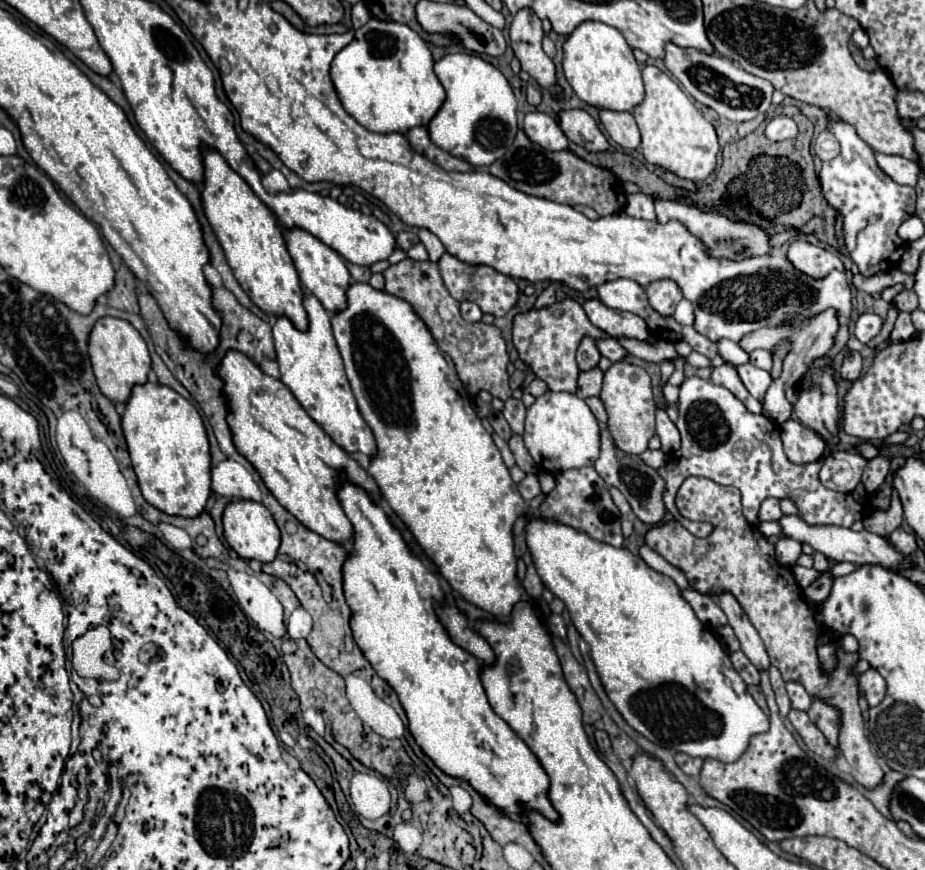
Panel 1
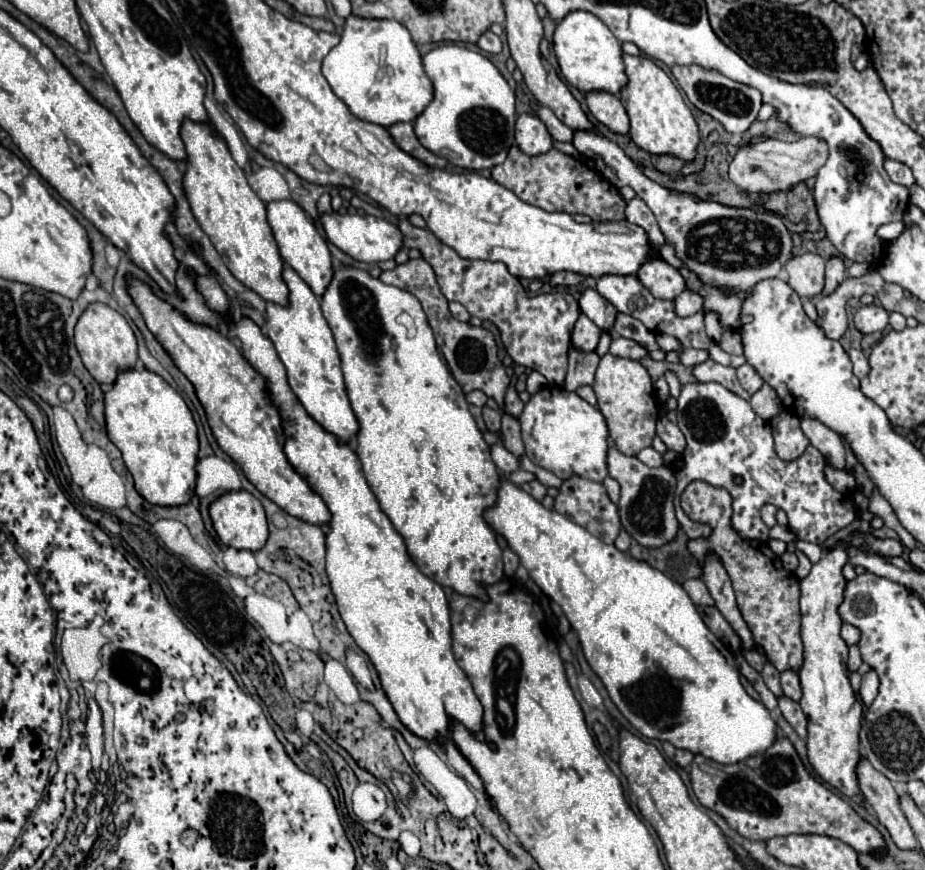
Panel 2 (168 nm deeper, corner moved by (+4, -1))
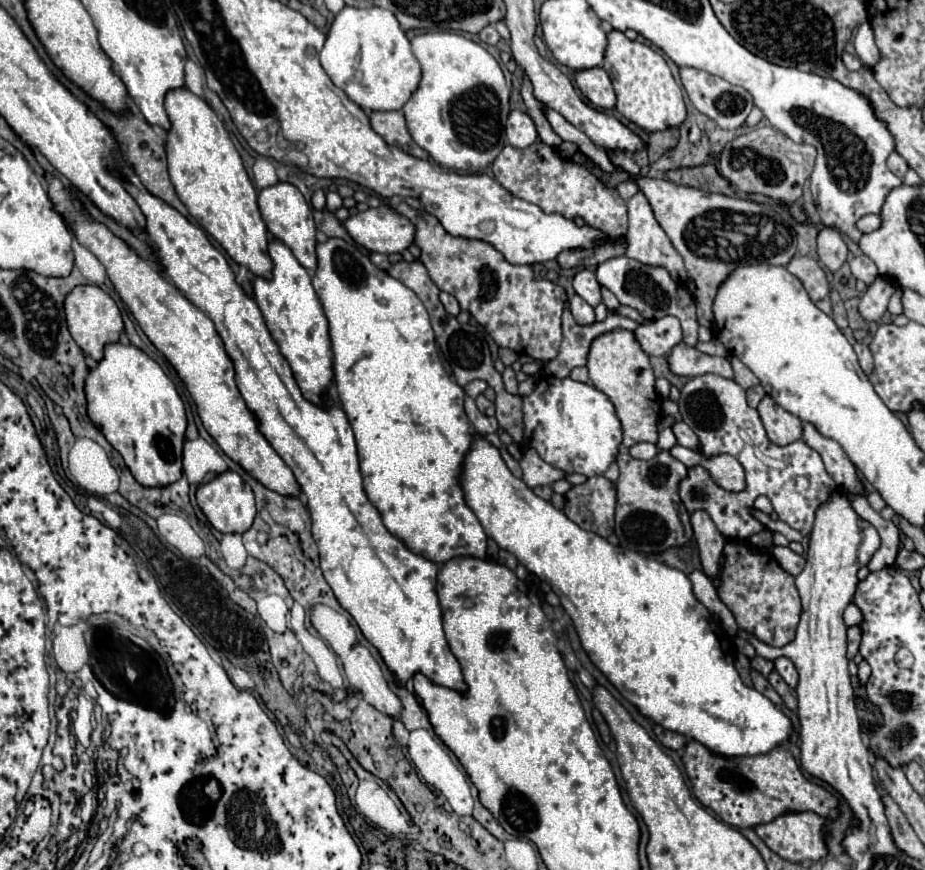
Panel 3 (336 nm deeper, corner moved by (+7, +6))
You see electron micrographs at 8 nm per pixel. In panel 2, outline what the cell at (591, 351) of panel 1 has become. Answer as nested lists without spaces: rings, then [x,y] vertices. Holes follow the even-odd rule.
[[[580,314],[578,322],[572,330],[572,346],[582,352],[594,352],[598,346],[600,334],[602,334],[602,330],[594,322],[590,322],[584,314]]]

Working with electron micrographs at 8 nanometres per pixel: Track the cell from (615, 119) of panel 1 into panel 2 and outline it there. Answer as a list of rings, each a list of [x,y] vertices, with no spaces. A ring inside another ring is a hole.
[[[588,92],[586,102],[590,114],[606,128],[610,128],[616,134],[630,132],[630,120],[618,96],[612,96],[608,92]]]

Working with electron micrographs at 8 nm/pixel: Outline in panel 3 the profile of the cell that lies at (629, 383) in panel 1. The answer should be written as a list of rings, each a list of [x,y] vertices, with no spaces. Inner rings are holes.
[[[619,329],[599,335],[589,349],[587,369],[591,383],[609,395],[617,409],[617,417],[623,425],[623,445],[631,447],[635,443],[657,443],[657,419],[661,413],[661,399],[655,391],[655,375],[647,353],[641,349],[633,331]]]

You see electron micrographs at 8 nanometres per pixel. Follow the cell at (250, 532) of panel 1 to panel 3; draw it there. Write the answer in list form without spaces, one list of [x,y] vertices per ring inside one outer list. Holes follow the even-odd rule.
[[[225,471],[223,475],[217,475],[213,481],[199,485],[195,497],[209,523],[221,533],[245,533],[253,525],[253,517],[257,513],[255,497],[251,487],[235,471]]]

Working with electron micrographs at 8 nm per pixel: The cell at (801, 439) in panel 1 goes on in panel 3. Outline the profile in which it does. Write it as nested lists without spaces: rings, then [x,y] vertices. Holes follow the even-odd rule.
[[[769,395],[761,399],[761,403],[757,405],[757,411],[769,441],[773,441],[775,445],[789,445],[801,439],[801,433],[803,433],[801,419],[787,413],[783,407],[779,407]]]

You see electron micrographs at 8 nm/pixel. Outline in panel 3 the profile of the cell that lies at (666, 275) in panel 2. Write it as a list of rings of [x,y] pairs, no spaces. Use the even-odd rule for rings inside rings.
[[[637,193],[633,195],[629,201],[627,201],[627,209],[629,209],[629,231],[625,235],[629,247],[627,247],[627,257],[631,259],[637,259],[641,263],[647,263],[647,265],[661,265],[665,267],[671,277],[679,283],[685,283],[687,281],[687,271],[683,267],[683,259],[681,255],[675,251],[675,247],[671,245],[669,237],[665,235],[665,231],[661,229],[661,225],[657,223],[655,215],[653,215],[653,209],[647,201],[647,197],[643,193]]]

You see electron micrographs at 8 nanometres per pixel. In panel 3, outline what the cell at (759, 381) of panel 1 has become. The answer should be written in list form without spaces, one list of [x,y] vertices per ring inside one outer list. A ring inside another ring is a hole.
[[[731,359],[731,365],[733,365],[733,371],[735,371],[735,381],[743,387],[743,389],[751,389],[755,385],[759,385],[759,379],[751,373],[751,369],[747,365],[743,365],[739,359]]]

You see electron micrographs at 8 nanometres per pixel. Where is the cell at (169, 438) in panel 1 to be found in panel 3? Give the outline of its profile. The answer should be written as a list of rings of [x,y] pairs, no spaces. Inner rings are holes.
[[[123,343],[107,345],[103,359],[87,373],[85,397],[87,397],[89,419],[101,429],[107,441],[121,453],[125,465],[143,487],[165,487],[181,477],[181,449],[187,429],[185,407],[173,381],[147,353],[143,353],[135,345],[123,345]]]

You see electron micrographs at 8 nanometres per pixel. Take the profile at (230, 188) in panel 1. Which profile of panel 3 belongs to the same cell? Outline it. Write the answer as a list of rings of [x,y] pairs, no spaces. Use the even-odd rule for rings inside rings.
[[[187,87],[171,89],[165,95],[165,111],[171,121],[171,129],[167,131],[167,163],[169,163],[169,177],[177,191],[177,197],[187,207],[189,215],[217,241],[221,247],[231,255],[233,261],[239,265],[245,265],[249,271],[253,271],[259,277],[271,277],[271,257],[267,253],[267,227],[261,219],[259,207],[257,207],[257,191],[241,163],[241,157],[225,131],[223,123],[215,115],[215,111],[195,93],[191,93]]]

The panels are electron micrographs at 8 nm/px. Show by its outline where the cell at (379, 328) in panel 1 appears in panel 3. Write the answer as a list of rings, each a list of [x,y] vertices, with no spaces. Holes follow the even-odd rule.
[[[327,239],[325,243],[317,245],[317,271],[313,275],[313,287],[319,295],[325,317],[329,321],[329,337],[331,337],[331,349],[333,349],[333,385],[335,385],[337,397],[341,401],[341,407],[347,413],[349,423],[351,423],[353,433],[355,433],[365,493],[367,493],[369,501],[377,507],[377,511],[381,513],[383,525],[389,529],[391,535],[399,537],[411,551],[415,551],[415,553],[419,553],[419,555],[423,555],[423,557],[427,557],[435,563],[445,563],[445,561],[449,561],[453,557],[459,557],[459,555],[471,555],[471,557],[483,559],[485,551],[487,551],[487,535],[485,535],[481,523],[477,521],[477,517],[473,515],[473,511],[465,505],[463,491],[461,491],[461,485],[459,485],[459,473],[461,473],[463,457],[469,451],[471,437],[473,437],[471,435],[473,433],[471,423],[469,423],[469,419],[463,411],[465,393],[453,381],[453,377],[447,375],[447,371],[441,365],[437,345],[435,345],[435,335],[433,335],[425,305],[419,301],[419,297],[409,287],[405,287],[401,281],[387,275],[383,269],[375,267],[369,261],[369,255],[359,249],[359,245],[347,243],[345,239]]]

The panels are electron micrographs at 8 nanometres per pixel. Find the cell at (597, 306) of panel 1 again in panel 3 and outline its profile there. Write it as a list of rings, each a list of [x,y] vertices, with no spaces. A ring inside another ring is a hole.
[[[581,269],[575,279],[573,279],[573,289],[577,291],[577,295],[581,295],[591,307],[597,307],[597,303],[601,303],[601,287],[595,279],[595,273],[589,269]]]

